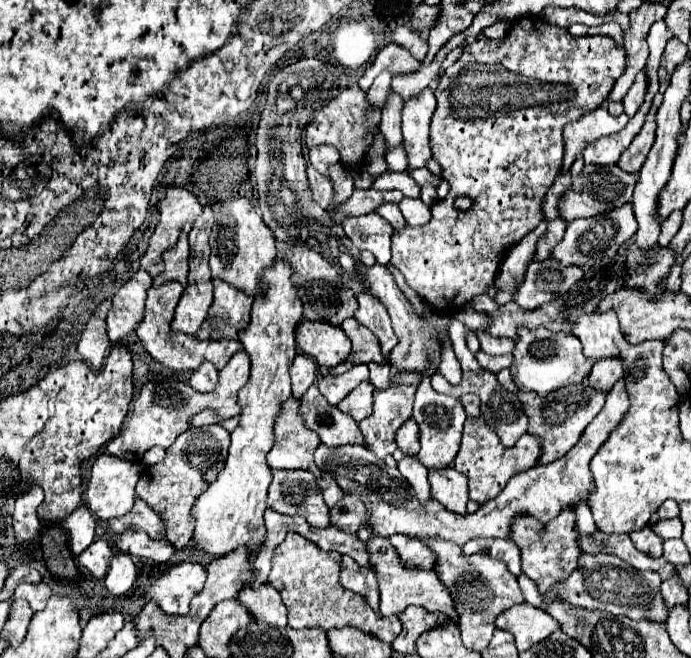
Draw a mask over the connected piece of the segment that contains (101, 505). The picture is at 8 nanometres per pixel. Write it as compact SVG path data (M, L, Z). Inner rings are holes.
M100 454L92 464L90 482L86 488L86 502L88 508L102 520L110 520L116 516L124 516L132 510L134 504L134 486L142 474L142 463L118 460L110 454Z

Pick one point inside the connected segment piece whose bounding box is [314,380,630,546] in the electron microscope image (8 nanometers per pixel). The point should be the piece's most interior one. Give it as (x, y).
(542, 492)

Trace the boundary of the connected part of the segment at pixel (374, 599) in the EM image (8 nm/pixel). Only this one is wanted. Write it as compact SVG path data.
M344 556L340 582L344 588L364 596L366 602L370 604L370 608L374 608L374 612L380 616L380 612L378 612L378 582L376 582L374 572L370 572L370 568L364 568L364 566L356 564L354 560L350 560L350 556Z

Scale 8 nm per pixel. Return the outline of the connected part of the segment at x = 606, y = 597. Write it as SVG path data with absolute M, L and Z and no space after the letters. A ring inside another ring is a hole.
M582 554L578 560L578 568L572 572L570 578L566 578L564 582L558 582L546 598L542 598L538 594L536 584L526 578L524 574L520 574L518 578L522 596L528 604L542 608L544 600L554 600L556 596L560 596L562 600L586 608L586 610L606 610L608 614L614 616L628 616L632 620L650 620L650 622L658 622L658 624L666 624L668 618L668 608L666 602L660 594L660 584L662 578L658 576L658 572L640 572L636 568L630 568L630 564L626 564L624 560L618 560L618 556L610 556L610 554Z

